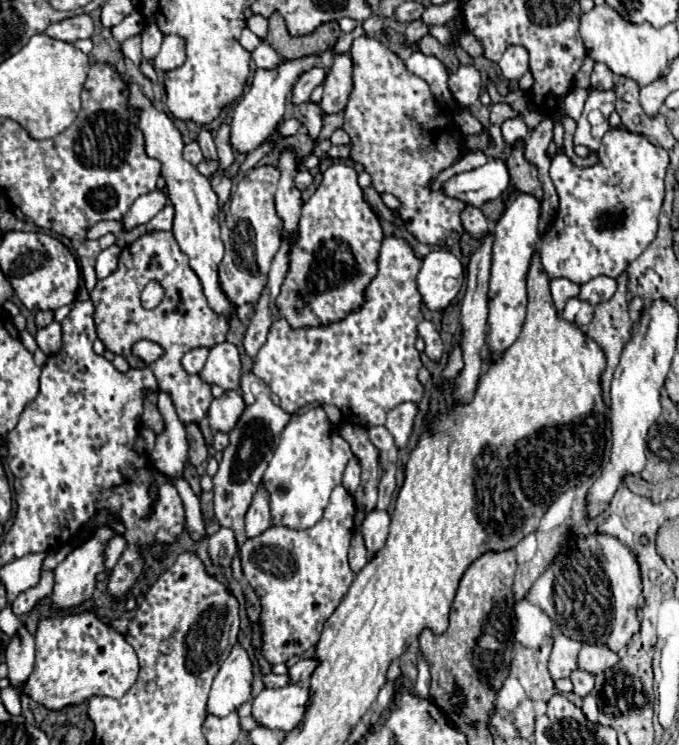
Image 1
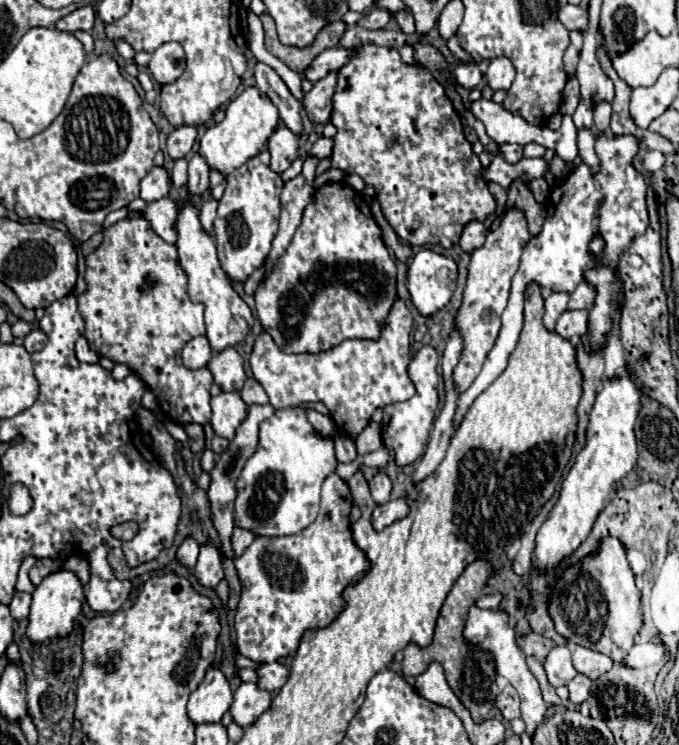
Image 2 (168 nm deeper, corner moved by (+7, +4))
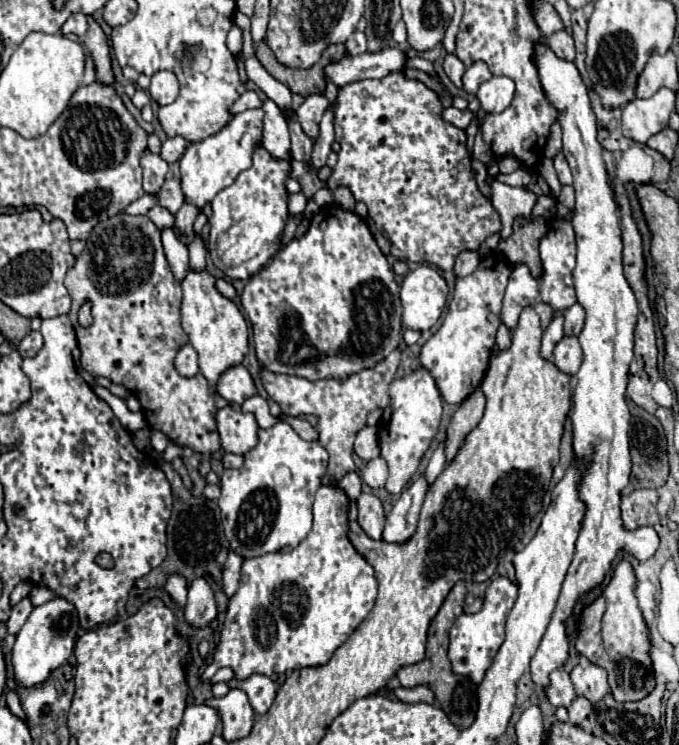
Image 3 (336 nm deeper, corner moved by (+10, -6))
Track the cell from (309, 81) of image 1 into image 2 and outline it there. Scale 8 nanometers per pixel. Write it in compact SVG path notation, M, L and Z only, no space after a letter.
M342 46L324 50L308 66L308 70L304 72L304 78L308 78L310 82L316 82L316 80L324 78L328 72L338 72L344 64L348 64L348 60L352 58L352 52L354 52L352 48L342 48Z

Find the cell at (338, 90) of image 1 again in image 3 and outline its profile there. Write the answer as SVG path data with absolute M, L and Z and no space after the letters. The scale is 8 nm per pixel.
M311 94L305 98L305 102L299 106L297 110L297 118L301 122L303 132L315 140L319 136L319 122L323 118L323 114L329 108L329 100L325 98L325 94Z

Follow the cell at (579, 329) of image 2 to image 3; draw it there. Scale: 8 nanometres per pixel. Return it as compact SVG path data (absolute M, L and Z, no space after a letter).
M563 336L563 340L555 346L553 362L561 372L569 376L577 372L577 366L581 366L581 346L575 336Z

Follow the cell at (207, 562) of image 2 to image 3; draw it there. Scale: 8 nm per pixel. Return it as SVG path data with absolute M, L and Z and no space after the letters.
M195 578L189 588L189 598L185 604L185 618L193 626L205 626L217 616L217 604L211 584L205 578Z

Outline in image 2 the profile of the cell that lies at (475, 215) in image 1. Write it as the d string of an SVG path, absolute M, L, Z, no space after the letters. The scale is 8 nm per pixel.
M470 222L470 224L466 224L466 228L464 228L462 236L460 236L460 248L464 252L468 252L468 254L474 252L476 248L480 248L484 244L486 234L488 234L488 230L484 228L482 222Z

